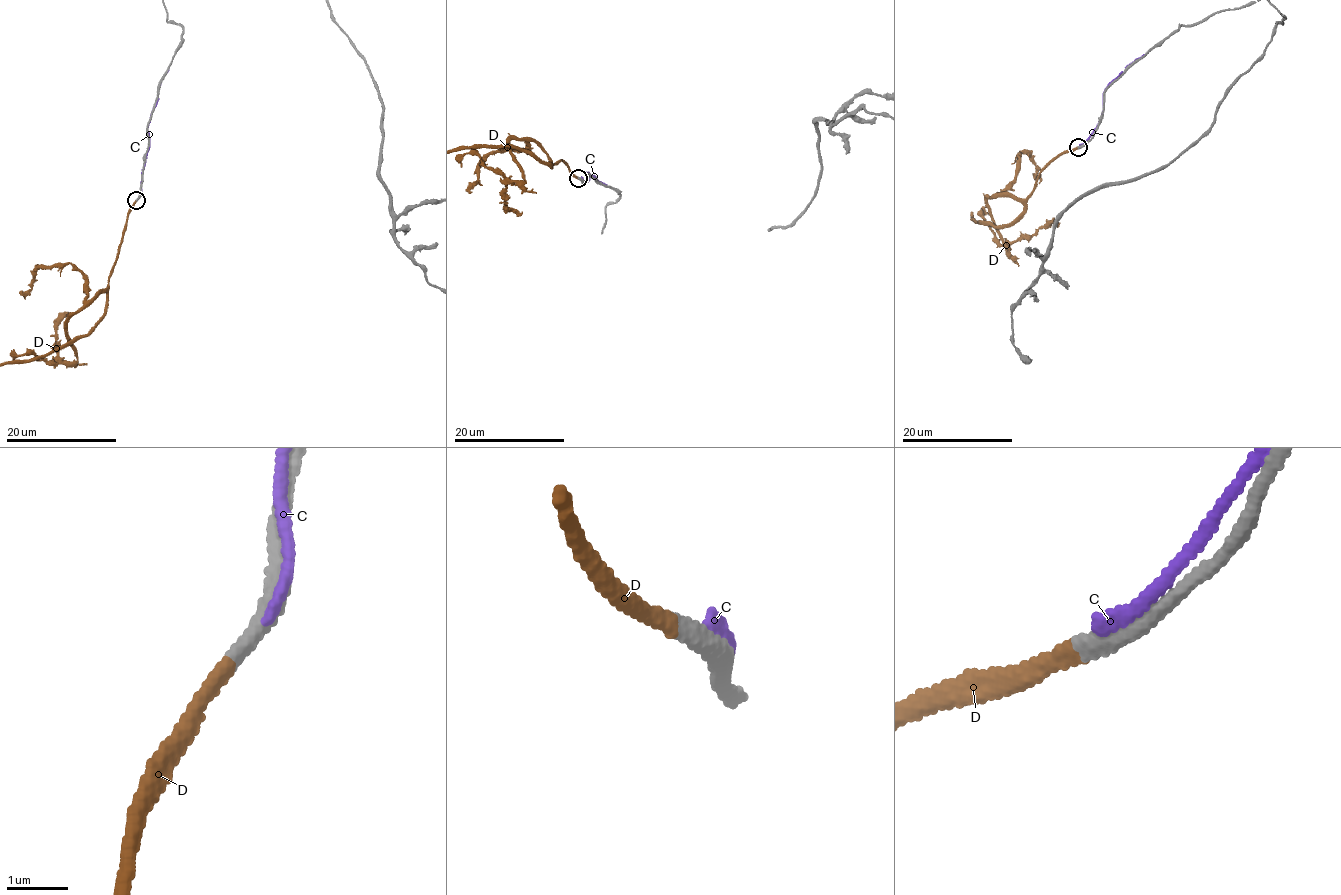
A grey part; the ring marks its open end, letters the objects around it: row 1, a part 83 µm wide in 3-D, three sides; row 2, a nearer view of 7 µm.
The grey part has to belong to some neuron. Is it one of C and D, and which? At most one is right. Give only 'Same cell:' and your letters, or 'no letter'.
Same cell: D

